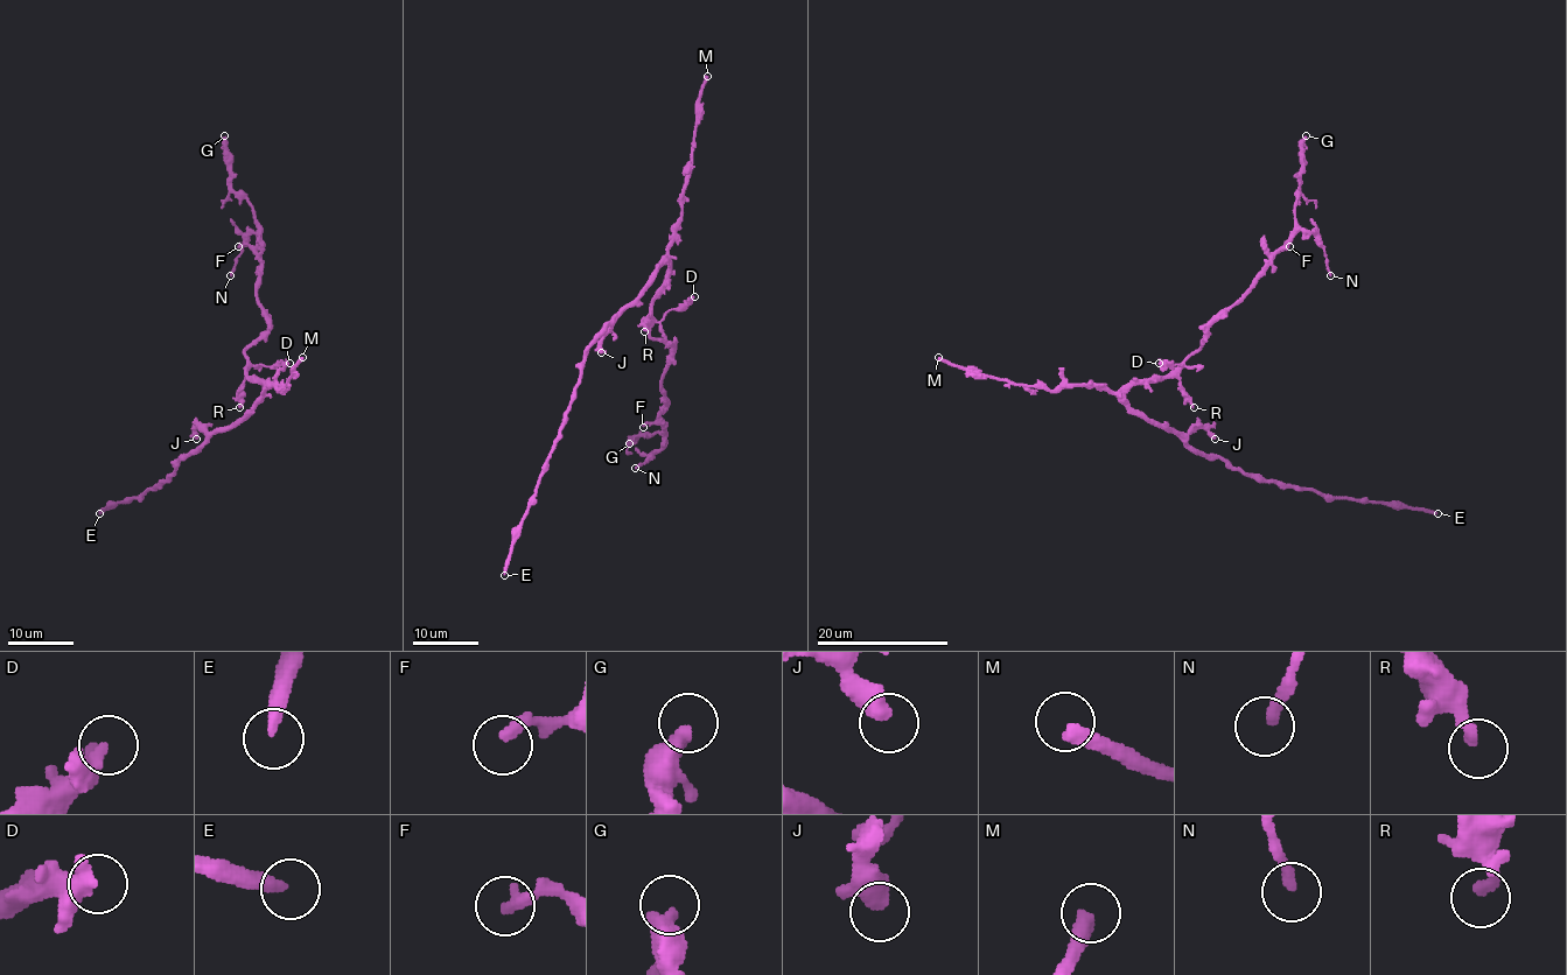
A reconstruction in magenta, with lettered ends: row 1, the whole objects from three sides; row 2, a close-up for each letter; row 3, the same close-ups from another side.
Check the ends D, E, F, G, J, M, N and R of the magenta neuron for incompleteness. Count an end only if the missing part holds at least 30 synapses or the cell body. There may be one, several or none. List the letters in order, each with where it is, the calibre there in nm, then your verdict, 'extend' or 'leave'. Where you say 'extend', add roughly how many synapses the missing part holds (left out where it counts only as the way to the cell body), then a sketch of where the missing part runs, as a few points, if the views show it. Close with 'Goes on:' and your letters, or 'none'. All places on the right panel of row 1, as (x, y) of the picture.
D: at (1159, 363); 460 nm thick; leave
E: at (1438, 513); 320 nm thick; leave
F: at (1289, 246); 320 nm thick; leave
G: at (1306, 135); 480 nm thick; leave
J: at (1215, 439); 500 nm thick; leave
M: at (938, 357); 400 nm thick; extend; about 120 synapses; missing branch runs (938, 357), (894, 353), (868, 338), (838, 329), (812, 302), (812, 287)
N: at (1330, 275); 280 nm thick; leave
R: at (1194, 407); 280 nm thick; leave
Goes on: M

